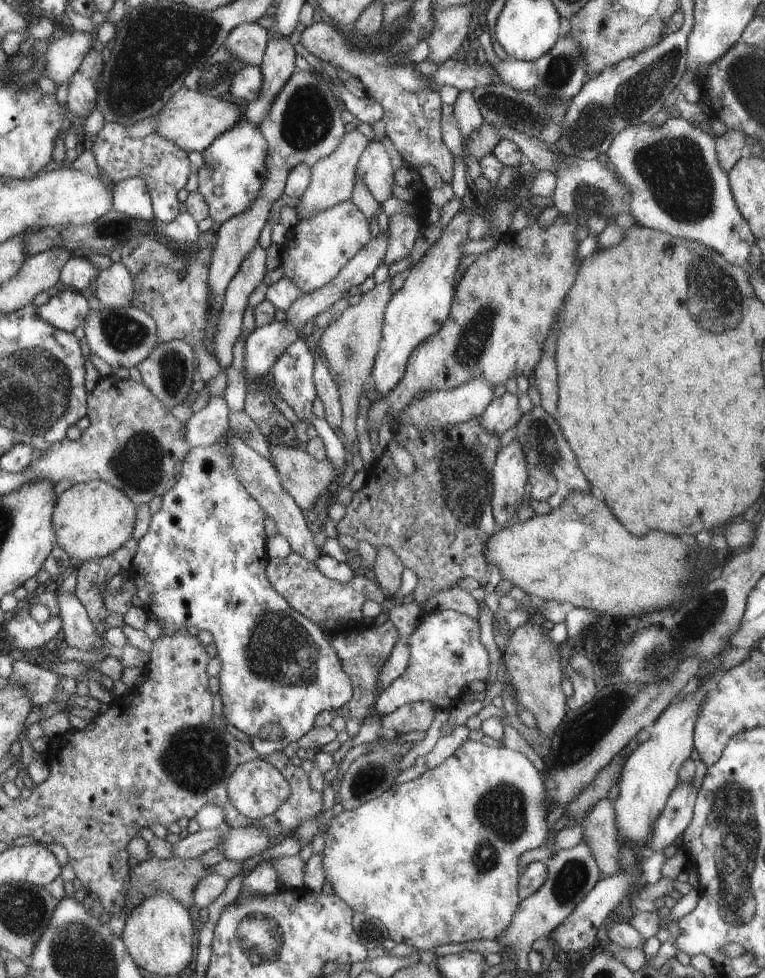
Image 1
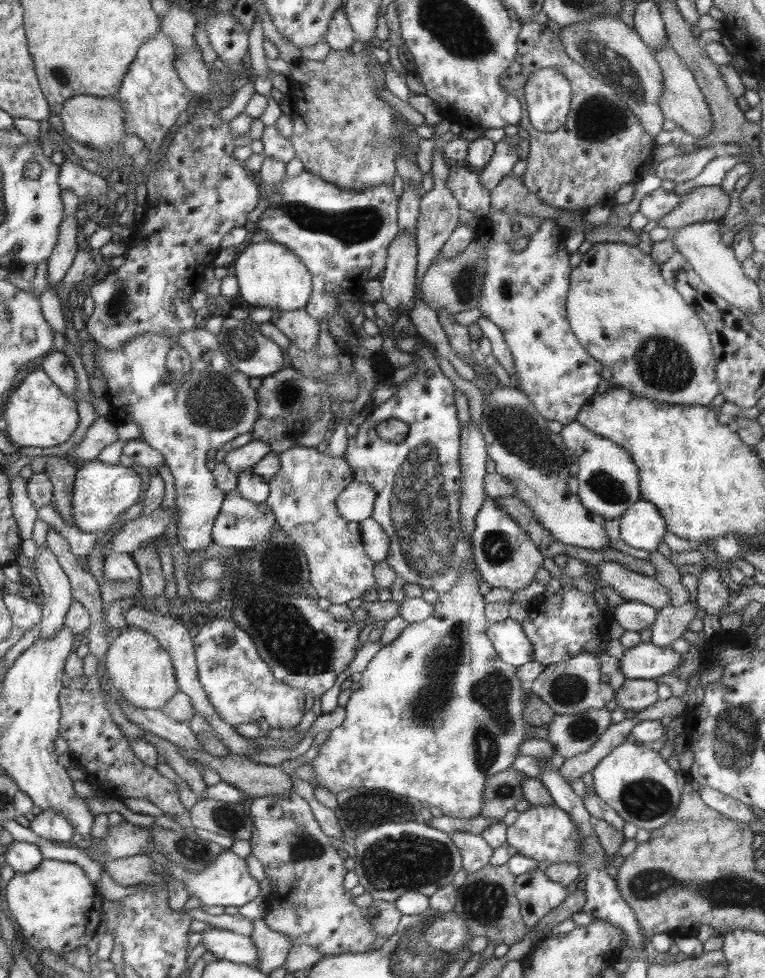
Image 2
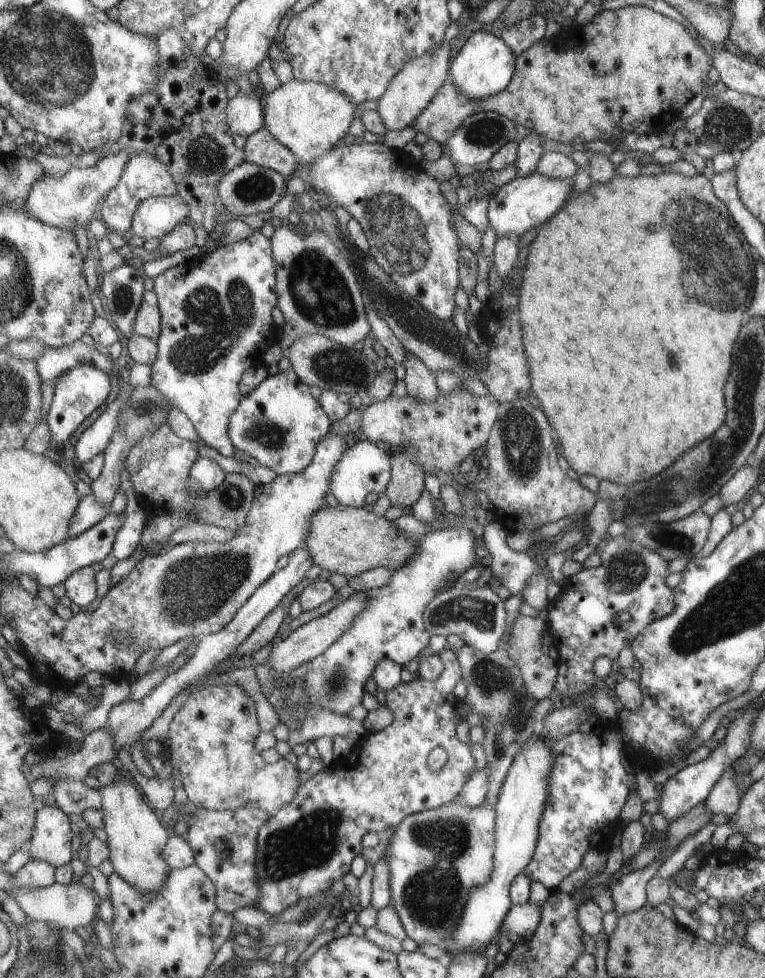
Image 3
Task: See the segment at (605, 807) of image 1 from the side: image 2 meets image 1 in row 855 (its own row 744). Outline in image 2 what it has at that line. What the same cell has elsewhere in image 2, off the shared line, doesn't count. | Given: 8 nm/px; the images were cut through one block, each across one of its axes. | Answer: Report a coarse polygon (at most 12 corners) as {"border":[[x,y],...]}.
{"border":[[642,719],[610,724],[588,751],[564,761],[568,782],[592,773]]}

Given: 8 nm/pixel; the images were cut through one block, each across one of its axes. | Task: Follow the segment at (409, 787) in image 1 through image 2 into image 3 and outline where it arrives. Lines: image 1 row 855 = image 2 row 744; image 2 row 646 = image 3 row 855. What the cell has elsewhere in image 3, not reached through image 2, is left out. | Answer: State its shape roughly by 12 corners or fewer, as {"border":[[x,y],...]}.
{"border":[[496,810],[409,815],[384,850],[408,937],[446,943],[495,864]]}

